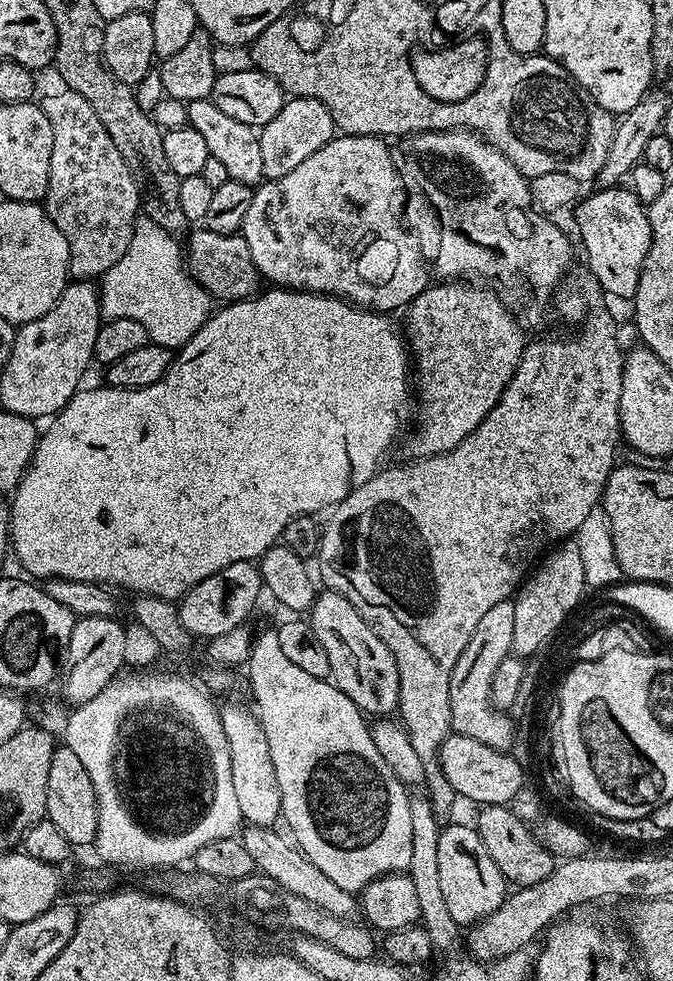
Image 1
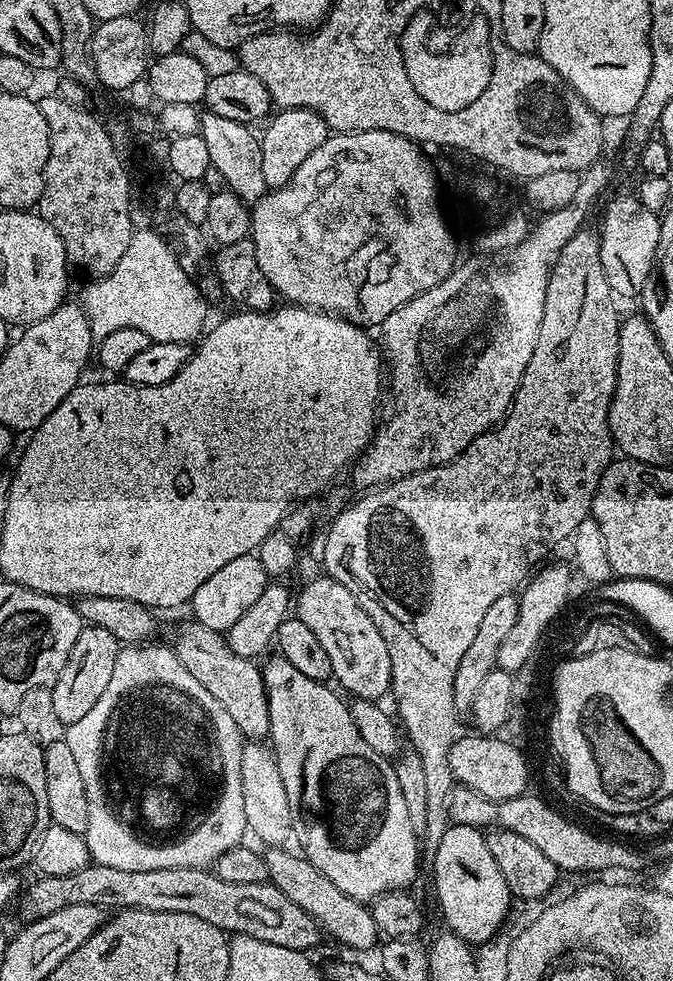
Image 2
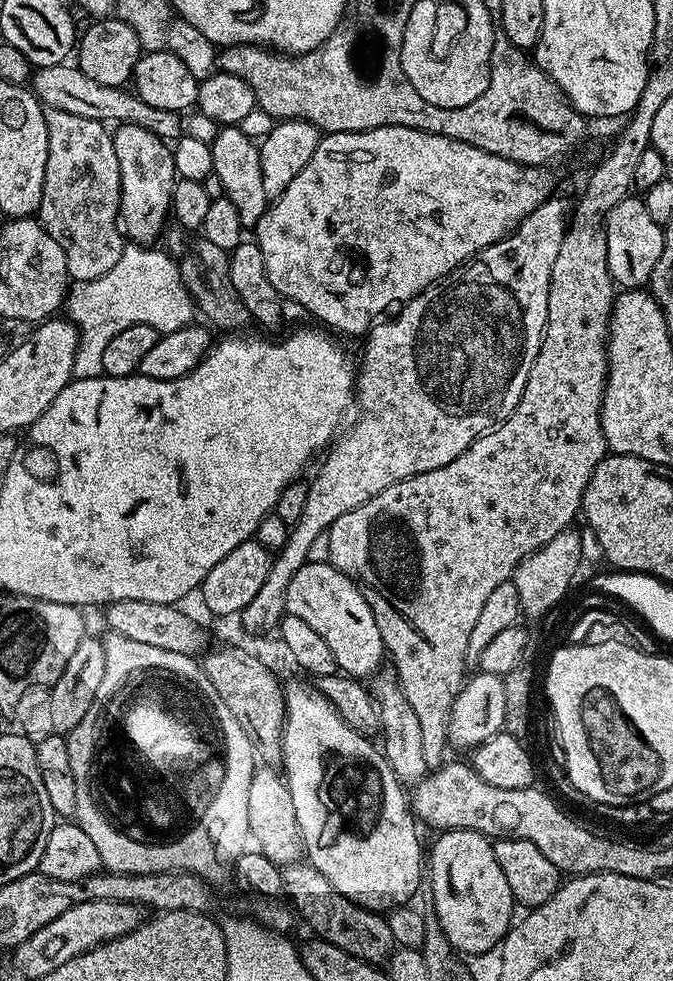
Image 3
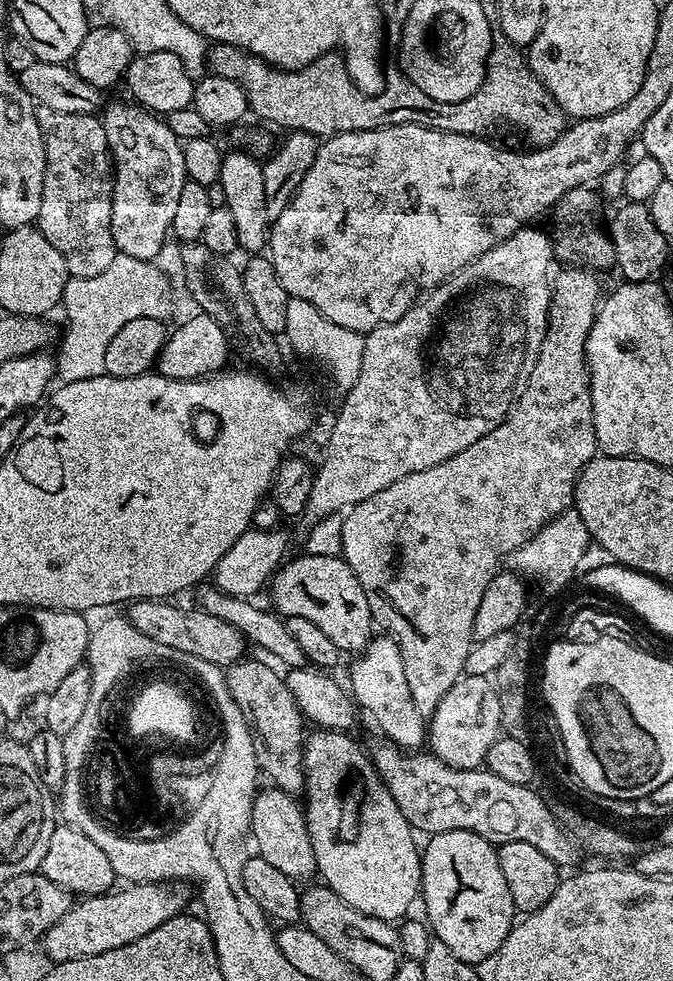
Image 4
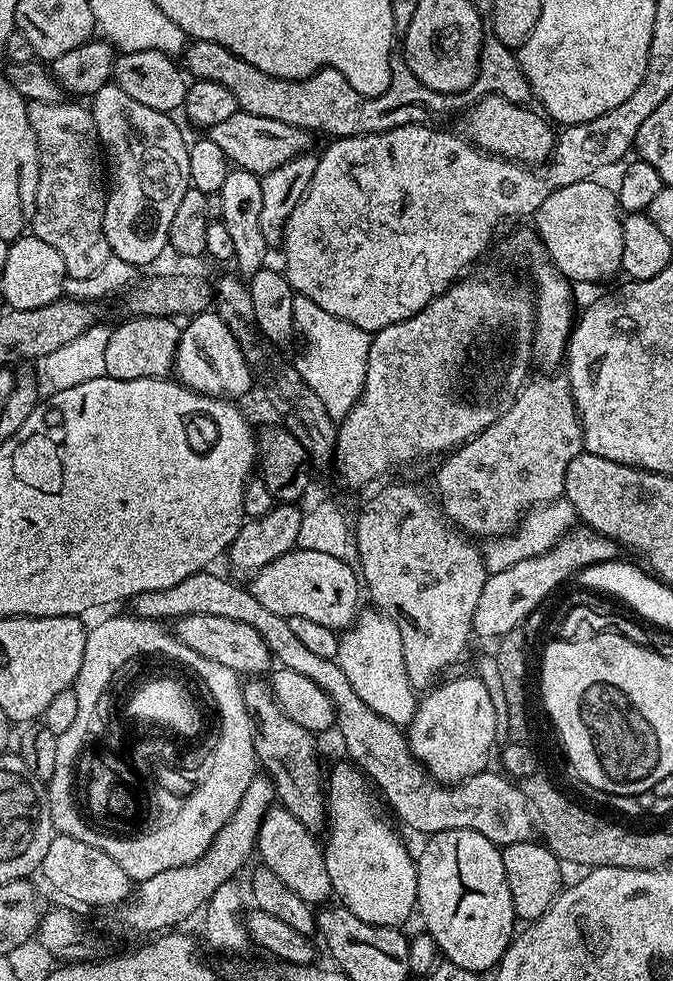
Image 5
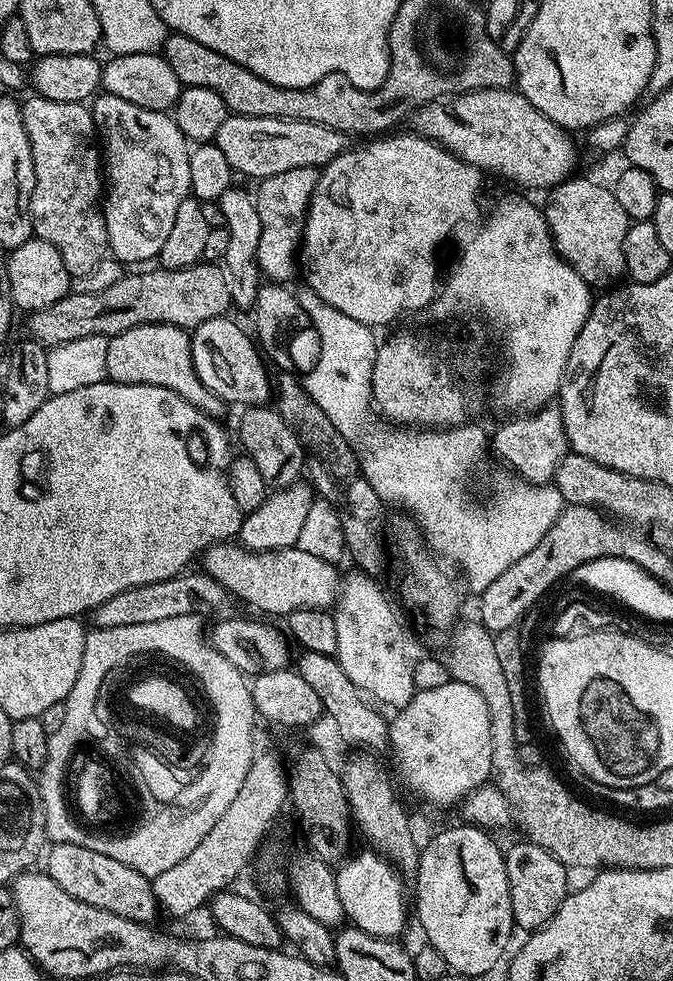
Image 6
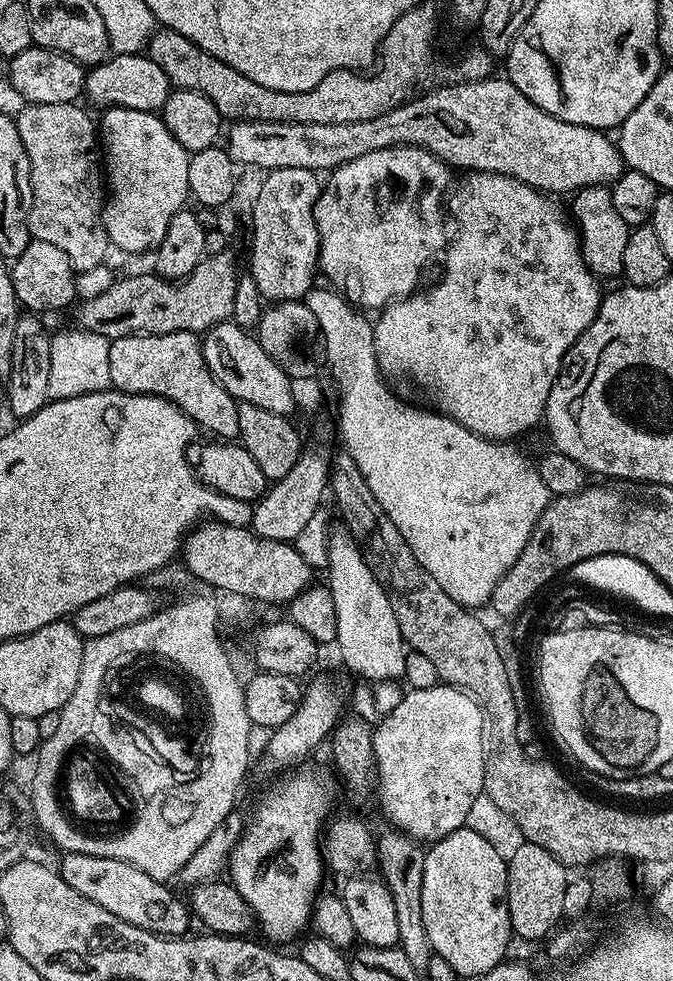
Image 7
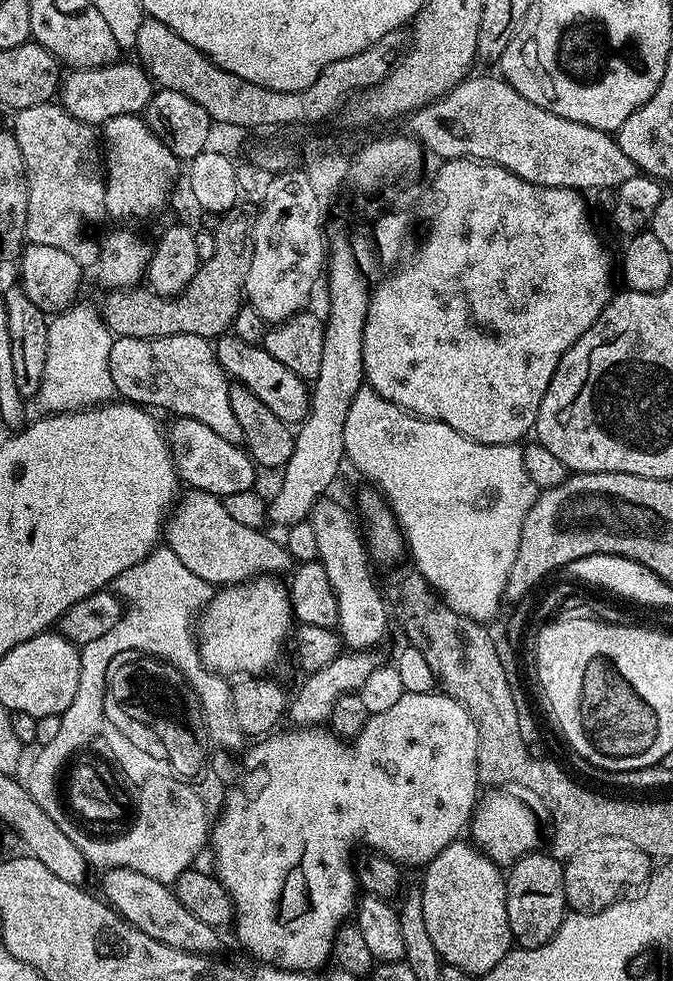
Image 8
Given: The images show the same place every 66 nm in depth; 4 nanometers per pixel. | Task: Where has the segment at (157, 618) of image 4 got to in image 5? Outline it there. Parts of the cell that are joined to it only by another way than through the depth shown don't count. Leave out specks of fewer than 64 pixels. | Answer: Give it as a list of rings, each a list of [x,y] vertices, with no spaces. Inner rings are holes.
[[[214,614],[181,616],[175,621],[174,635],[177,640],[190,646],[190,650],[202,654],[202,658],[218,662],[221,666],[230,666],[230,670],[239,672],[244,678],[259,677],[274,664],[262,634],[258,634],[258,630],[252,626],[246,626],[246,622],[234,622],[234,618],[214,618]]]

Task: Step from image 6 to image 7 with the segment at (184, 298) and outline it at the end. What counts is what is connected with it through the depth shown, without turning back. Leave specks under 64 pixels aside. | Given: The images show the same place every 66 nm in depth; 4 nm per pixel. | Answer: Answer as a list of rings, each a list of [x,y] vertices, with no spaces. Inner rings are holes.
[[[231,251],[213,256],[205,255],[198,267],[183,280],[166,280],[155,274],[149,276],[128,276],[125,280],[116,280],[109,288],[101,290],[97,296],[89,300],[79,301],[80,309],[76,312],[76,320],[85,332],[93,332],[105,336],[109,342],[127,336],[157,336],[171,332],[194,332],[203,334],[216,324],[225,323],[234,310],[234,290],[238,279],[236,260]]]

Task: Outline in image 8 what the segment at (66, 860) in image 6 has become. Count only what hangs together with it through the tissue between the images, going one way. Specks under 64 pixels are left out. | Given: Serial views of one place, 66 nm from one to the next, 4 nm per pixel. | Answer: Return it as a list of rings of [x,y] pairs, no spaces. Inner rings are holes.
[[[126,867],[109,868],[101,876],[103,878],[100,892],[103,899],[113,911],[119,913],[140,932],[149,934],[156,941],[174,949],[186,950],[187,953],[219,953],[219,931],[207,926],[206,922],[199,921],[190,910],[182,906],[182,902],[178,901],[175,891],[169,885]]]

